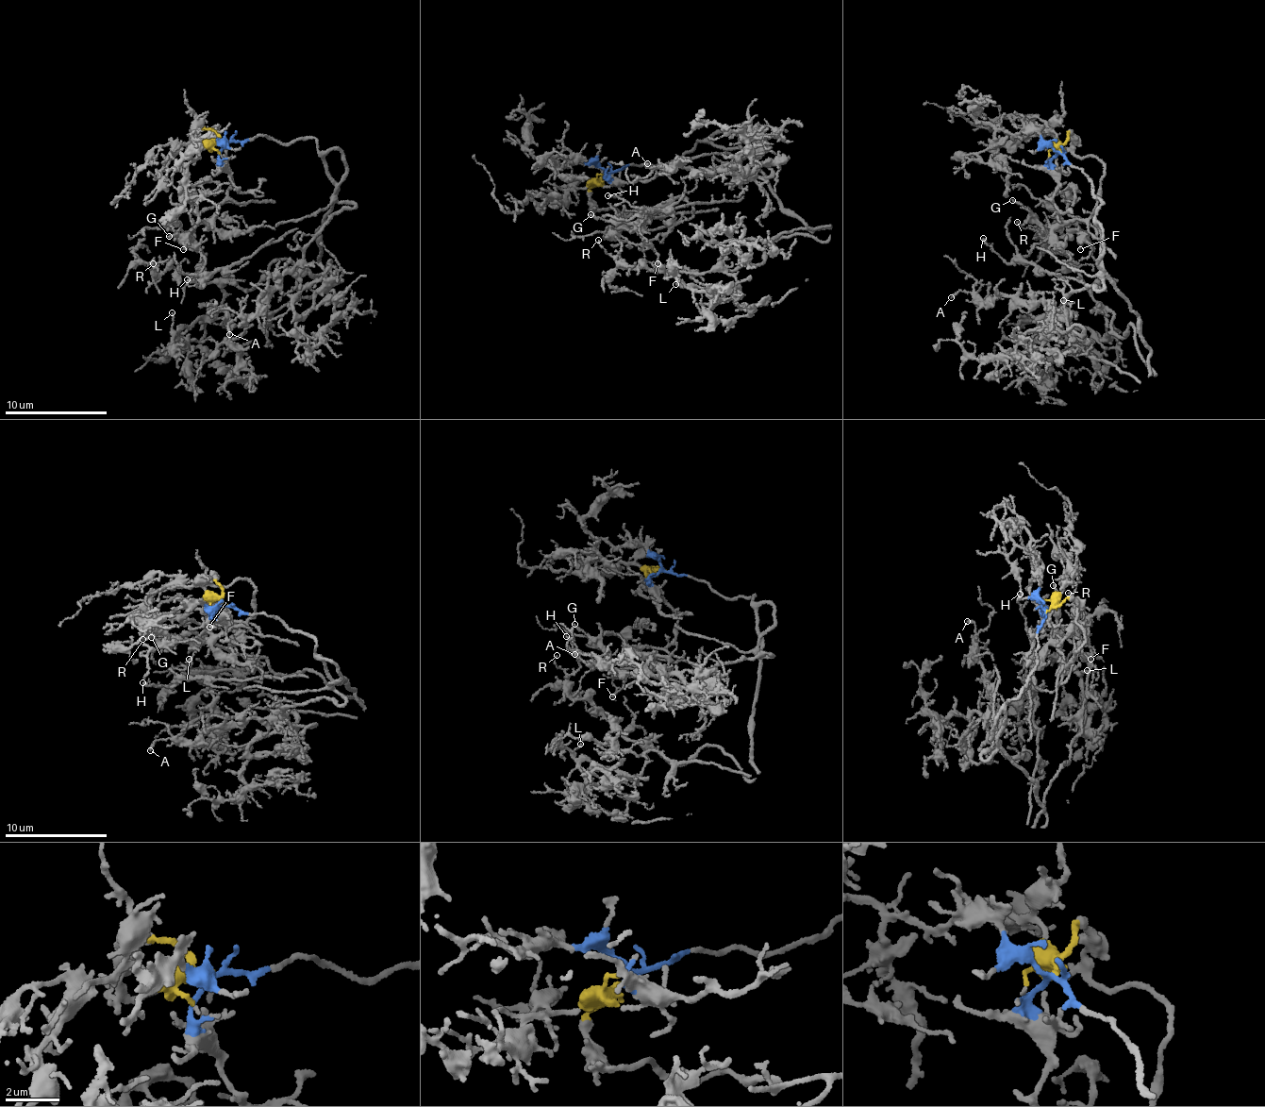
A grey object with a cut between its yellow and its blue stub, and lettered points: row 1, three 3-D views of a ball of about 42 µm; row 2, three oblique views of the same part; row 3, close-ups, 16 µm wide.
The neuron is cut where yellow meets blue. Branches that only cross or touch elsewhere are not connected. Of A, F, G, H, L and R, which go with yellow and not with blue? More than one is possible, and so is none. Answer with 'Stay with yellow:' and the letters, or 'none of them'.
Stay with yellow: F, G, H

